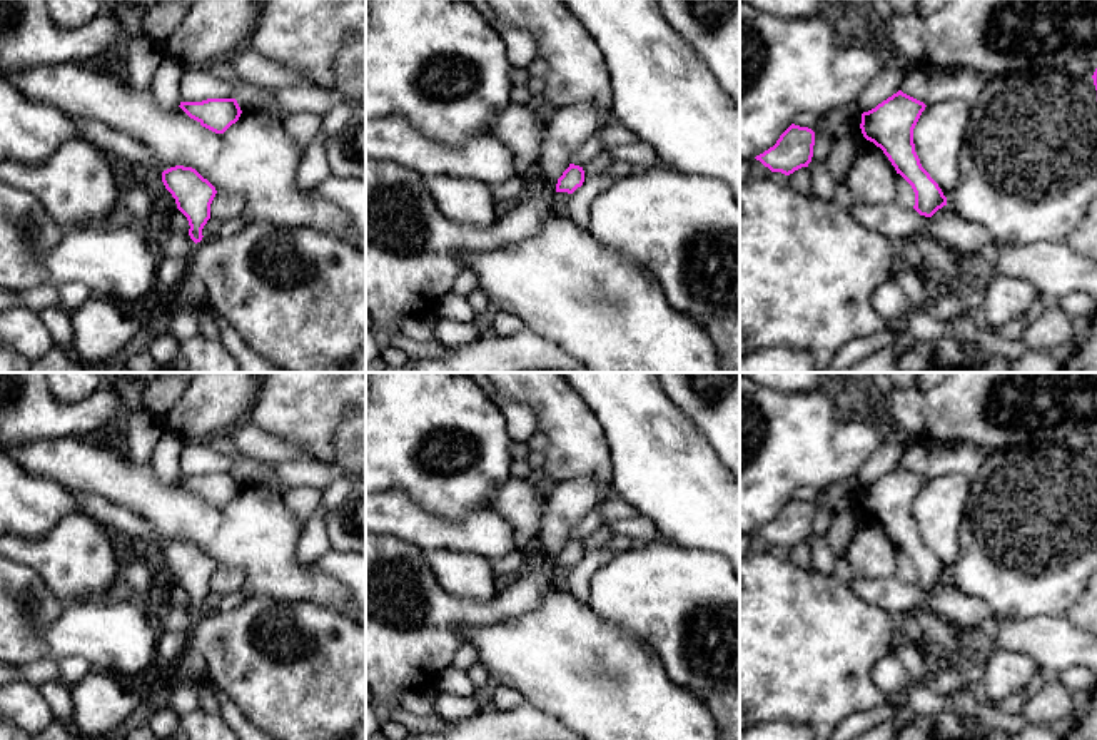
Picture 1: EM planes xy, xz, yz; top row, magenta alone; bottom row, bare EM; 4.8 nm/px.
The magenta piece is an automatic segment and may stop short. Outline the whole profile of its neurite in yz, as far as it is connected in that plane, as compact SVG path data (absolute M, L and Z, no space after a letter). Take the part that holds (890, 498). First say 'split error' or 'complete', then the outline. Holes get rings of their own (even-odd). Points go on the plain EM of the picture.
complete; M898 464L875 483L862 488L862 508L883 525L897 548L900 548L915 566L913 583L932 591L947 580L938 558L922 541L915 526L913 503L925 484L925 478Z

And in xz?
complete; M569 538L569 541L558 553L556 566L573 568L584 556L584 545L579 540Z

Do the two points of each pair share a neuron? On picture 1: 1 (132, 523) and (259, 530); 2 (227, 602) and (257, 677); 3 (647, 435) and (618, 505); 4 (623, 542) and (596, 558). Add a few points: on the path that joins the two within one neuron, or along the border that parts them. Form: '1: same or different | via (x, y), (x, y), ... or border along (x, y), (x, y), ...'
1: different | border along (117, 503), (139, 513), (162, 545)
2: different | border along (246, 600), (231, 610), (217, 613)
3: different | border along (616, 496), (638, 513)
4: different | border along (605, 545), (615, 553)

